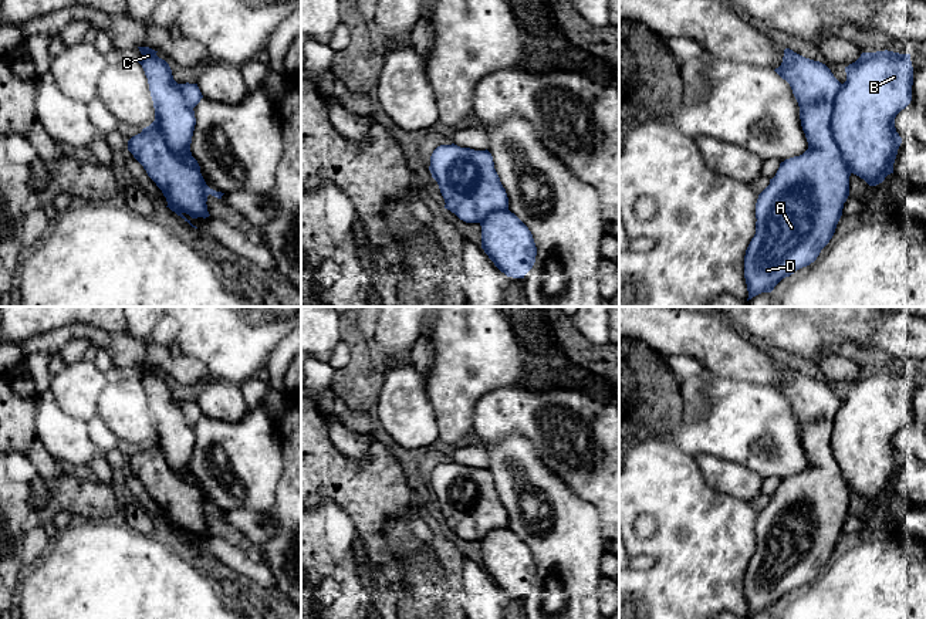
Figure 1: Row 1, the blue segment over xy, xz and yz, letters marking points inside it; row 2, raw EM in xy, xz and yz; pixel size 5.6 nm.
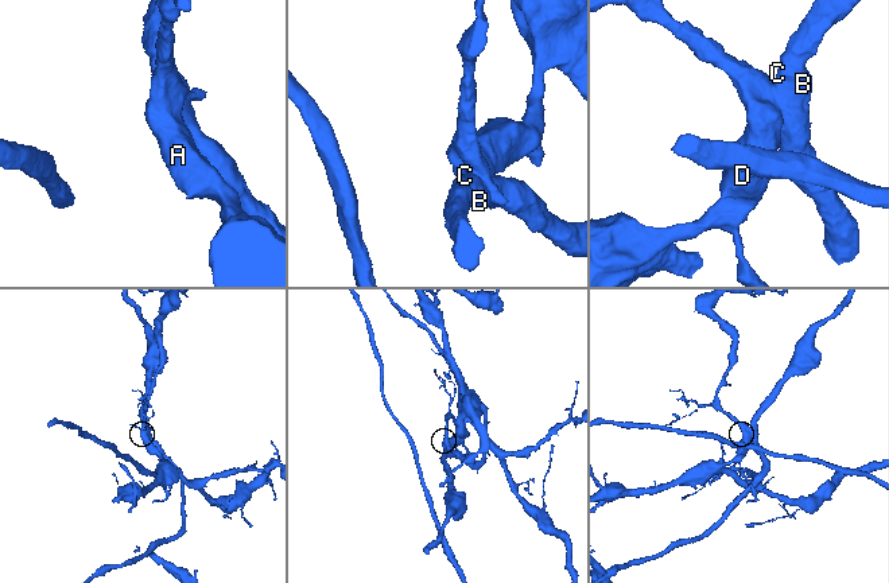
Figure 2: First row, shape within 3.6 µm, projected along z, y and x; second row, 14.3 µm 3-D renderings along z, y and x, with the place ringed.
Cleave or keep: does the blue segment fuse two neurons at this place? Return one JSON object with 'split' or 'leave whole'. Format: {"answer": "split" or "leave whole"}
{"answer": "leave whole"}

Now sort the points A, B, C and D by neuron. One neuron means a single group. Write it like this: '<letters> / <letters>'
A B C D

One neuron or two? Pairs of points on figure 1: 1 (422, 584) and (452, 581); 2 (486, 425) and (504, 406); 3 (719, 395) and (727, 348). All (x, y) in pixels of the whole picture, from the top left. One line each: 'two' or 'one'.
1: two
2: one
3: two

